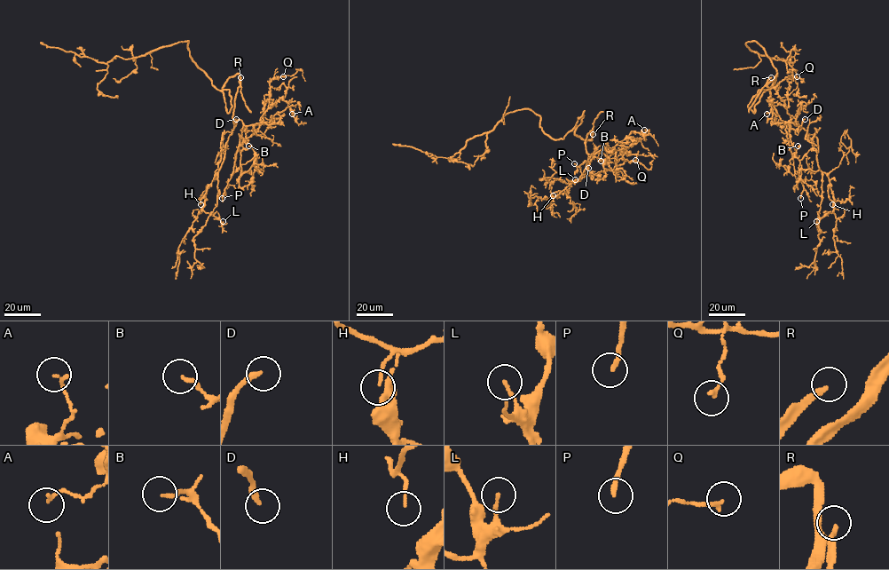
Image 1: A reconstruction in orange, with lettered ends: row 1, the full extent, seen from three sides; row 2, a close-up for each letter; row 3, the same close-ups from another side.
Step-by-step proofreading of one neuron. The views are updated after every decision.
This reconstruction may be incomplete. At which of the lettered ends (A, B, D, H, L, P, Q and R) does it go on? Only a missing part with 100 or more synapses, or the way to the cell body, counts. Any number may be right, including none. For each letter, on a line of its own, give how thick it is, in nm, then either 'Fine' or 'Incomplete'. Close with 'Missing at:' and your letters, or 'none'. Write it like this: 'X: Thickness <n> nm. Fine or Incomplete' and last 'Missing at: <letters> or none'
A: Thickness 130 nm. Fine
B: Thickness 140 nm. Fine
D: Thickness 220 nm. Incomplete
H: Thickness 90 nm. Fine
L: Thickness 120 nm. Fine
P: Thickness 190 nm. Fine
Q: Thickness 160 nm. Fine
R: Thickness 200 nm. Incomplete
Missing at: D, R

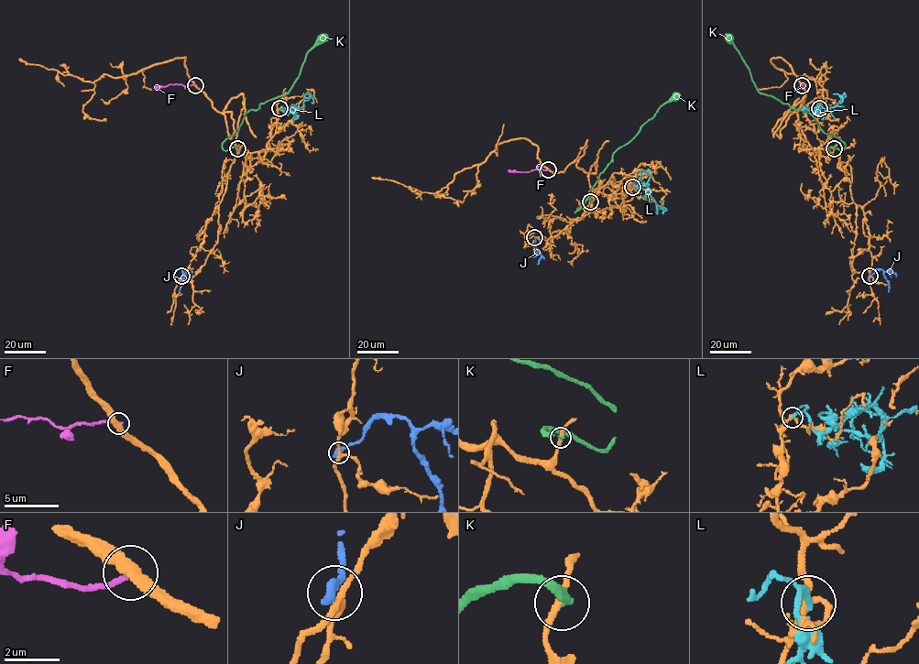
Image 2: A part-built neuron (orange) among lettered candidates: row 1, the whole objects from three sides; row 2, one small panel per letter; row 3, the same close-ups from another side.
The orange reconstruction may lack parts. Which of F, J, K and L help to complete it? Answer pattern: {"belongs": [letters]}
{"belongs": []}

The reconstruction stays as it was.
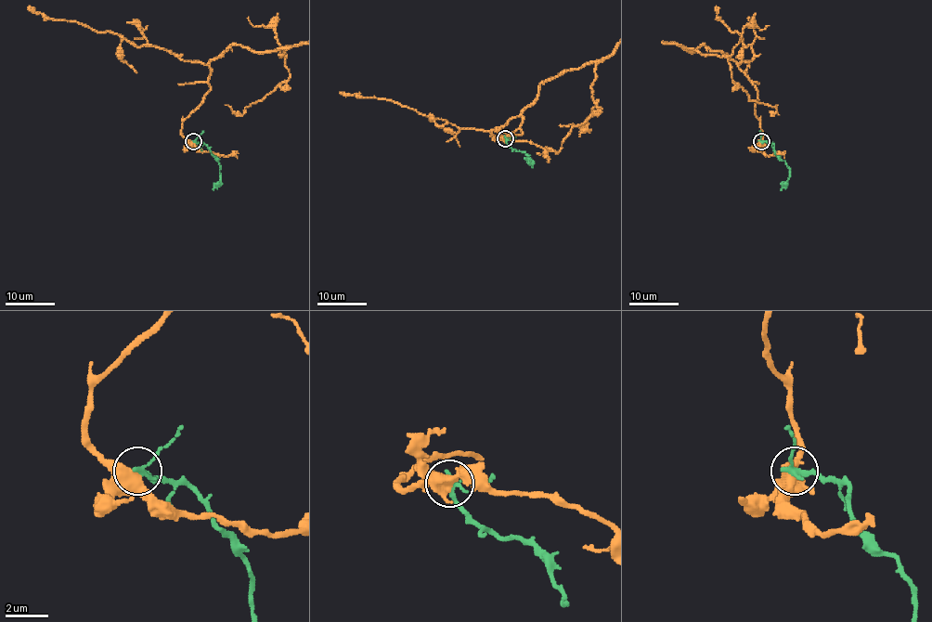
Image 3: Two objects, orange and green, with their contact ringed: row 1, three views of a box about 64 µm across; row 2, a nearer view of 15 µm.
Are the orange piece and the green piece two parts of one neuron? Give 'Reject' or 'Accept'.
Reject

